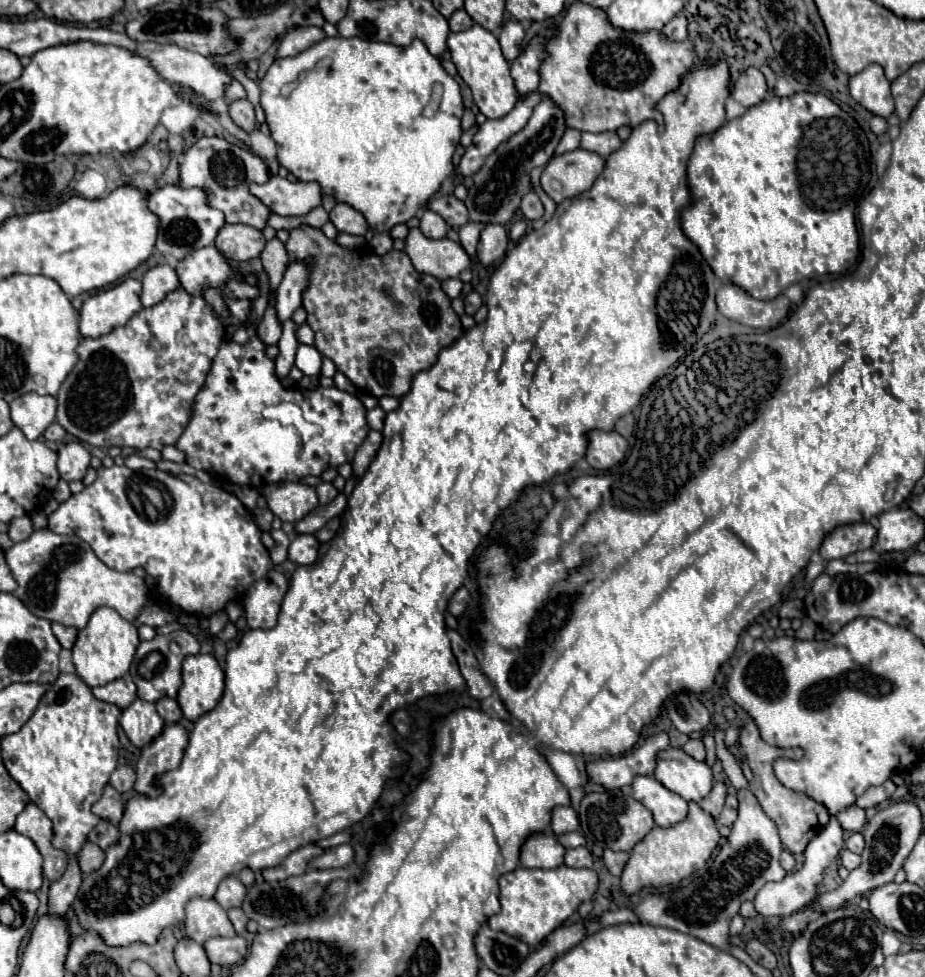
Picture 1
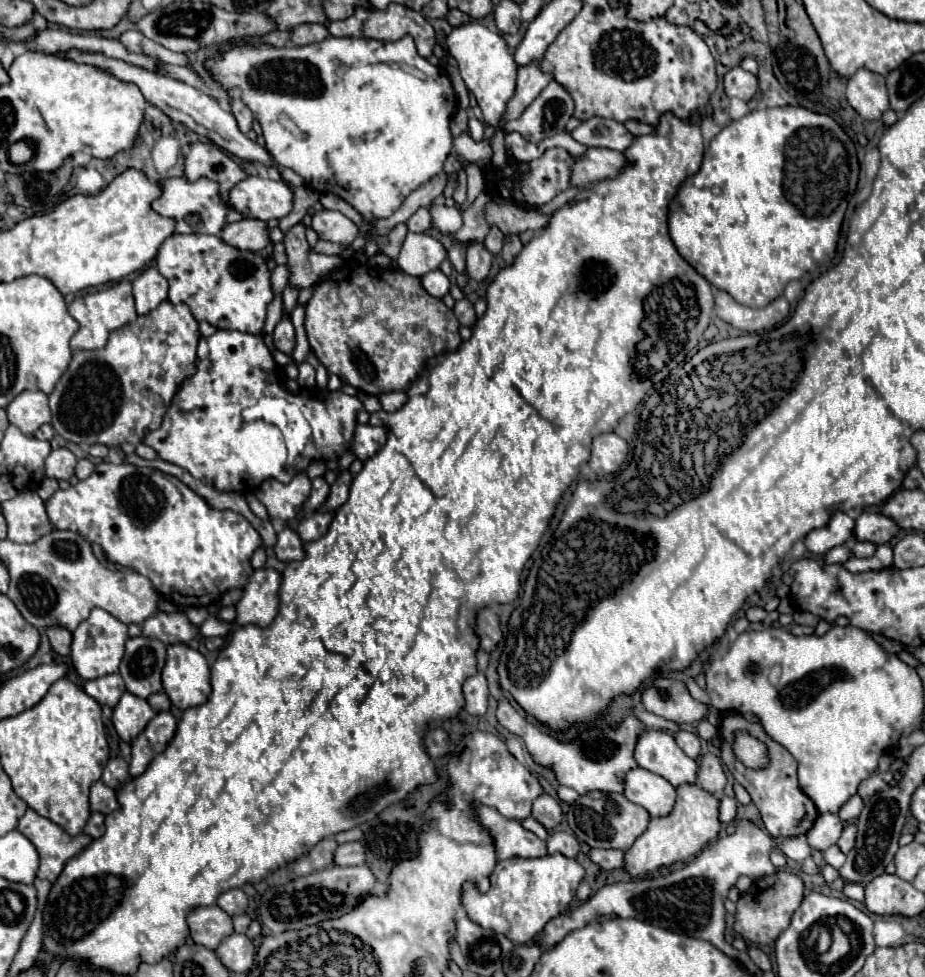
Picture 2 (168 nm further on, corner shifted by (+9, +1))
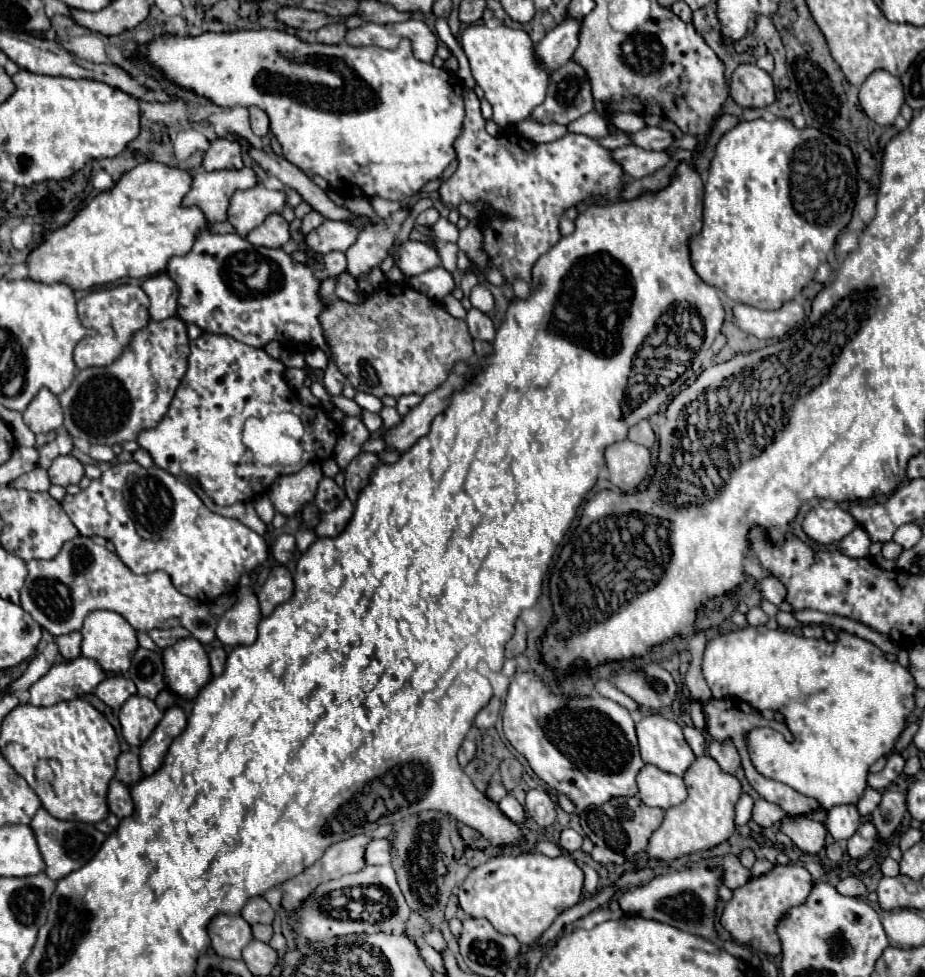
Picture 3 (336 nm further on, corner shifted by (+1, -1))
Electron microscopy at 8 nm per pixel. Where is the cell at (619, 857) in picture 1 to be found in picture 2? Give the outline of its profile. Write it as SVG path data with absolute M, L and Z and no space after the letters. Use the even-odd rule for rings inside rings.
M591 849L589 851L589 859L605 871L613 871L613 869L623 867L623 855L625 853L619 849Z

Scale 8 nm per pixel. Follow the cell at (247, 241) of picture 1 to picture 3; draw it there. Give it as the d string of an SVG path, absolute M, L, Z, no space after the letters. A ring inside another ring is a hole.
M269 215L259 227L249 231L245 239L261 247L283 247L289 241L289 225L281 215Z

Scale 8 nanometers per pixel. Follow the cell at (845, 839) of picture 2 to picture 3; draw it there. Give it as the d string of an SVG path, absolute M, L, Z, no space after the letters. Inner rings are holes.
M865 821L855 831L855 835L847 841L847 853L849 853L849 857L863 857L863 855L867 855L869 849L875 845L875 839L877 839L877 831L875 831L873 823Z

